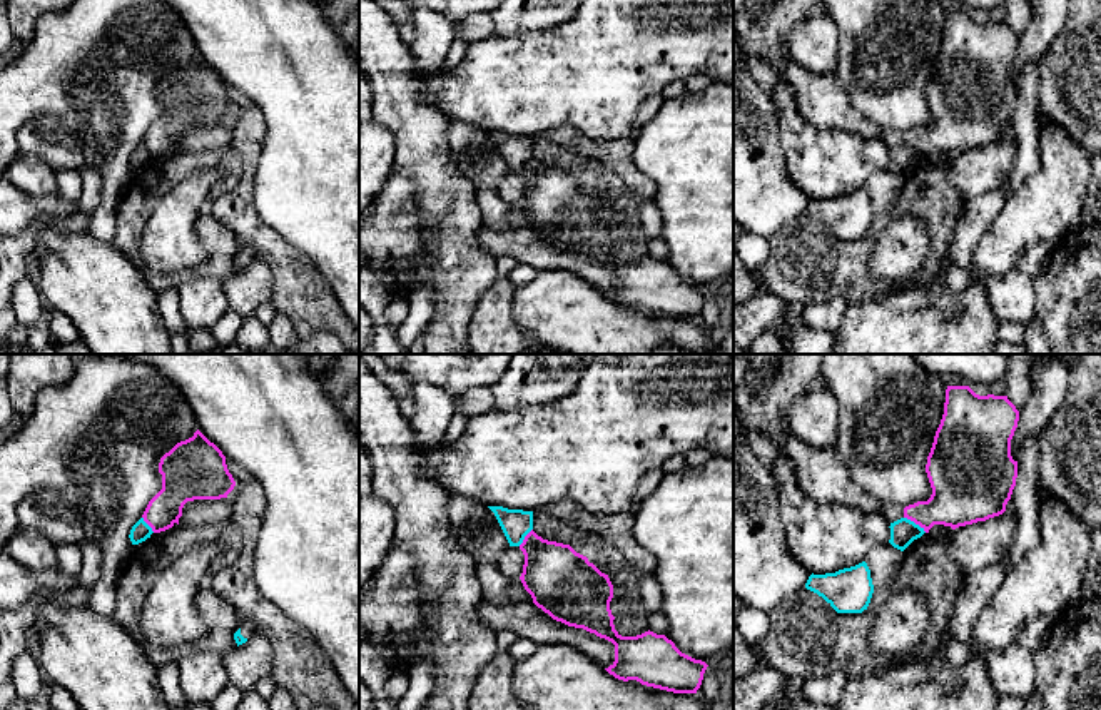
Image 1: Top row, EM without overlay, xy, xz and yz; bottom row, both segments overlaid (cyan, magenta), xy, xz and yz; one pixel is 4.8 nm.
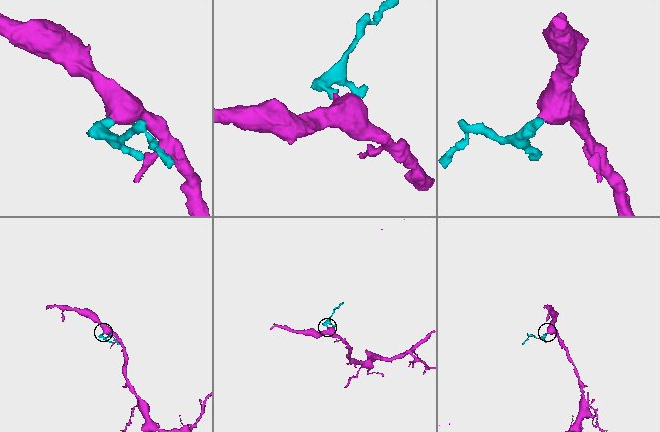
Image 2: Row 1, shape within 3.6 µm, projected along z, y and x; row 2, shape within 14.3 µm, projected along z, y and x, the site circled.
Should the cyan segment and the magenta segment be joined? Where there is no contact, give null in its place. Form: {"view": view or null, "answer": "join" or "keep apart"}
{"view": "yz", "answer": "keep apart"}

